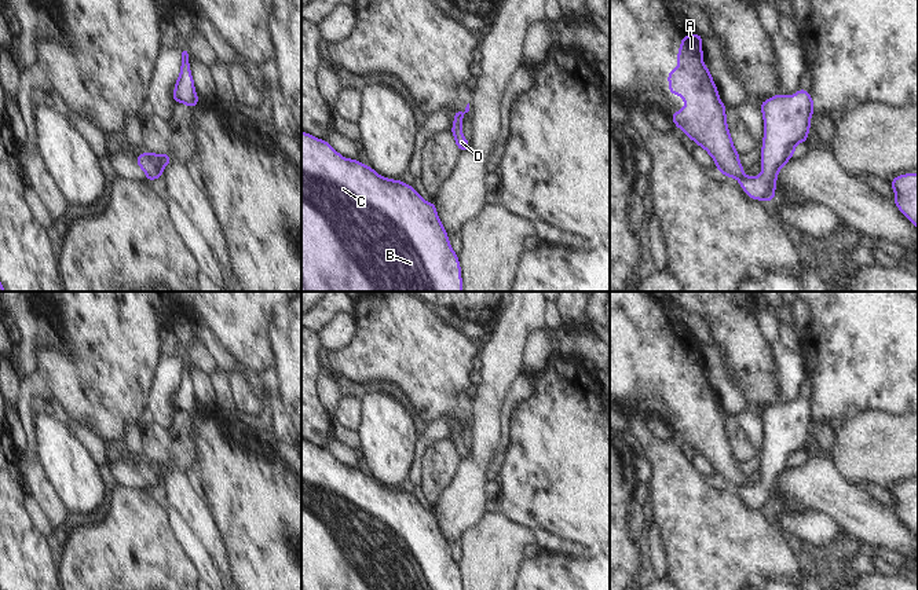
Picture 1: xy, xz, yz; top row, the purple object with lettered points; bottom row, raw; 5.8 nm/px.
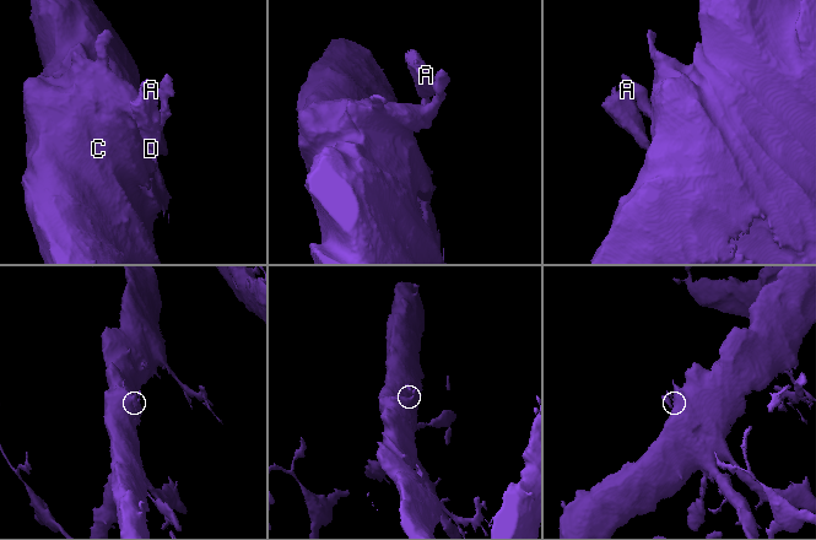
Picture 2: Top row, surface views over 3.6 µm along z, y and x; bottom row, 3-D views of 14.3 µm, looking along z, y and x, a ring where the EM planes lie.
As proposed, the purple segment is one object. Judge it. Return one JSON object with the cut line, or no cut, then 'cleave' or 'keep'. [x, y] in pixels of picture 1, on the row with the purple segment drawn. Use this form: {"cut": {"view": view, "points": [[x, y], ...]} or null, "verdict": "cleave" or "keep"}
{"cut": {"view": "yz", "points": [[743, 175], [738, 178]]}, "verdict": "cleave"}

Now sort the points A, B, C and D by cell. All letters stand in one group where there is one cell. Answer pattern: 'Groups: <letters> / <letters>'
Groups: A / B C D

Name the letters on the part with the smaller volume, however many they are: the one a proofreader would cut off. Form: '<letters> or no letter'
A

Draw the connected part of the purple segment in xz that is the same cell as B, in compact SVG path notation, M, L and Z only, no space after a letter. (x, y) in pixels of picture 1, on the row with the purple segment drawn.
M301 132L301 292L462 292L461 268L446 232L447 231L443 228L436 215L434 202L425 202L412 186L406 186L401 180L381 177L370 166L365 166L356 160L347 160L341 157L328 142Z

